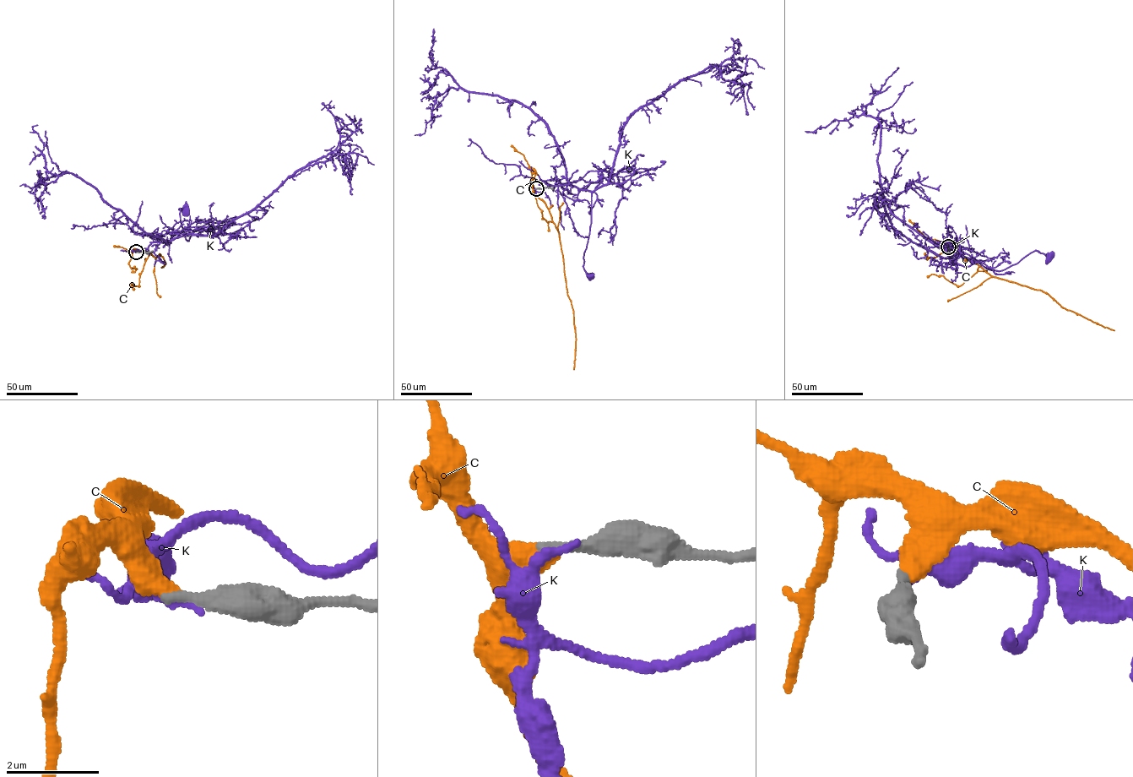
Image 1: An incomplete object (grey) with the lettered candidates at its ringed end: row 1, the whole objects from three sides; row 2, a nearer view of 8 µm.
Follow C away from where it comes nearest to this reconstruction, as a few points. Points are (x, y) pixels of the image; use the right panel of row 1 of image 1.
C: (948, 247), (955, 246), (991, 275), (1041, 290), (1065, 308), (1114, 330)

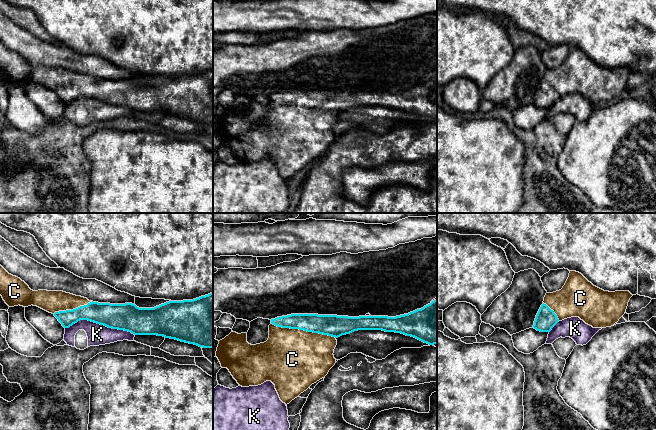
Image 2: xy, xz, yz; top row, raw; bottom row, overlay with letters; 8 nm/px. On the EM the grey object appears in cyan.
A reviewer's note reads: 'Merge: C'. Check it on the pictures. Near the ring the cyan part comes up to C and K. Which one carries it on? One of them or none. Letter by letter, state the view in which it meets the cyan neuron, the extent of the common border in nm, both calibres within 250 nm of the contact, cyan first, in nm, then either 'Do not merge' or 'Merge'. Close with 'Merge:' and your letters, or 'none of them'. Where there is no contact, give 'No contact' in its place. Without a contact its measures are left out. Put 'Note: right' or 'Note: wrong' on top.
Note: right
C: Touches cyan in xz. Shared border 550 nm. Thickness 180 nm (cyan) against 480 nm. Merge
K: Touches cyan in xy. Shared border 550 nm. Thickness 220 nm (cyan) against 170 nm. Do not merge
Merge: C

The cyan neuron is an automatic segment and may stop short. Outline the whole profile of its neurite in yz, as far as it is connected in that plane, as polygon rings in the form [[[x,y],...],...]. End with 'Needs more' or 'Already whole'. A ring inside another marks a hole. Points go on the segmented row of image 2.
[[[570,271],[561,290],[546,293],[533,328],[550,332],[559,321],[571,317],[579,317],[593,328],[611,327],[625,314],[632,296],[629,291],[604,291],[581,273]]]. Needs more

